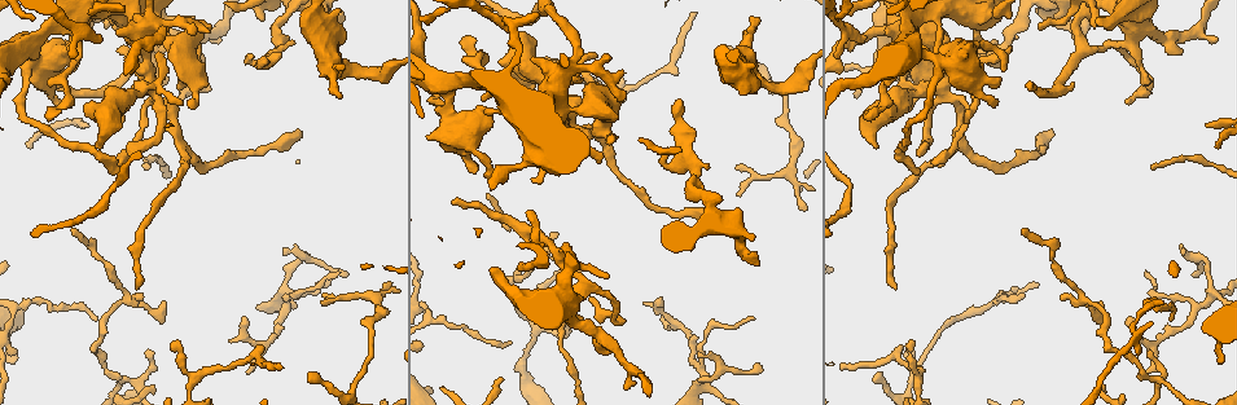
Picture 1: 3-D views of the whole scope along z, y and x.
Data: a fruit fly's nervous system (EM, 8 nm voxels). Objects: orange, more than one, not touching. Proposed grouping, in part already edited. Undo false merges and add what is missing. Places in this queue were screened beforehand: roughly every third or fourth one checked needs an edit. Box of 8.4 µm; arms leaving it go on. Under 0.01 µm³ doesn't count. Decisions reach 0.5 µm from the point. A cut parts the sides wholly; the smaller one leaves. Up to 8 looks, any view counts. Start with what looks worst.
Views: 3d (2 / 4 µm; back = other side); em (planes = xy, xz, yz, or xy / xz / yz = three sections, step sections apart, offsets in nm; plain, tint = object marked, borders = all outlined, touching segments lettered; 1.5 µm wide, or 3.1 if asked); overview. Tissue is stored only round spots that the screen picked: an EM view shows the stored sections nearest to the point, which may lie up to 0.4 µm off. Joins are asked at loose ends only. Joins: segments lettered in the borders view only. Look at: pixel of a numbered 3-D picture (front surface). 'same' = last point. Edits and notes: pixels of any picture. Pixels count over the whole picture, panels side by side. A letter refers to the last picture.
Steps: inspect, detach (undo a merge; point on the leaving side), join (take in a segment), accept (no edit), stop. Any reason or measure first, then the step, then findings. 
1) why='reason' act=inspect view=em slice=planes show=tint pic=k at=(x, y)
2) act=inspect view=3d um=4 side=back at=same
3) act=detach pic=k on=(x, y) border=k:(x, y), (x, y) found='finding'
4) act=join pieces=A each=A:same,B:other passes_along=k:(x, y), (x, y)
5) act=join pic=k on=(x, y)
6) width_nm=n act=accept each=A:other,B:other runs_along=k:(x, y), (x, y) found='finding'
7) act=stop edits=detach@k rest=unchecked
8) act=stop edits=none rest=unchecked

why='three arms meet' act=inspect view=3d um=2 pic=1 at=(1160, 380)

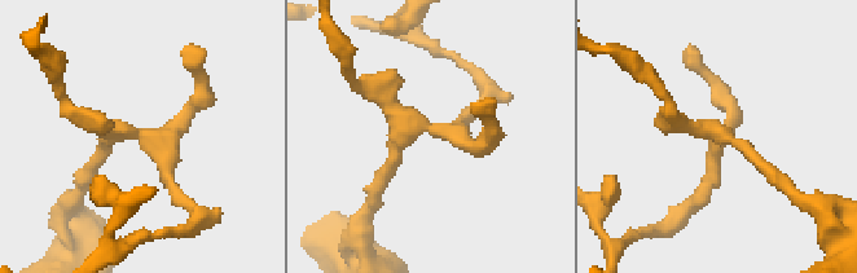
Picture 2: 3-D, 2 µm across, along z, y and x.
why='now the EM' act=inspect view=em slice=planes show=tint pic=2 at=(400, 140)

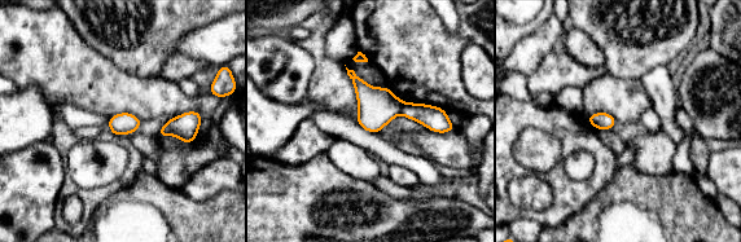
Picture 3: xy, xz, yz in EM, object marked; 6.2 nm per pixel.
act=inspect view=em slice=planes show=borders at=same

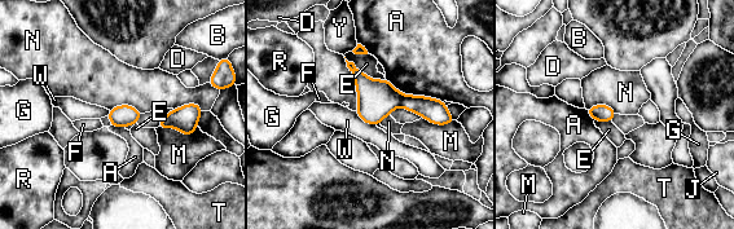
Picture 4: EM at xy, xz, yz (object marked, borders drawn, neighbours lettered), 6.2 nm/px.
act=detach pic=4 on=(434, 110) each=A:other,B:other,D:other,E:other,F:other,G:other,J:other,M:other,N:other,R:other,T:other,W:other,Y:other border=4:(404, 96), (399, 105) found='a second neuron is stuck on'

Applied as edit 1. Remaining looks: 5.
act=inspect view=3d um=4 side=back pic=1 at=(203, 35)

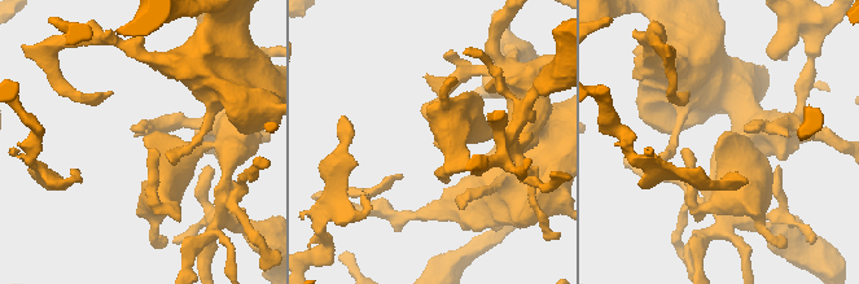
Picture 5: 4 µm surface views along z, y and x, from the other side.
why='shape alone is not enough' act=inspect view=em slice=yz step=4 show=borders pic=5 at=(434, 140)

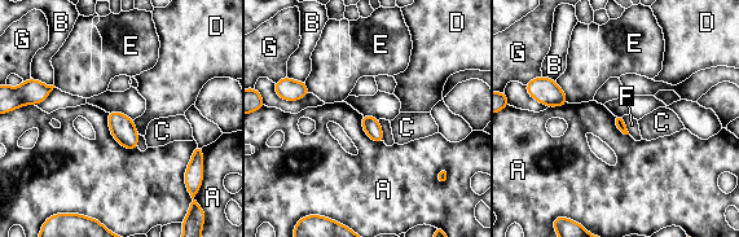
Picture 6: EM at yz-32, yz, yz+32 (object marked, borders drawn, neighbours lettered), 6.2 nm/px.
act=inspect view=em slice=planes show=borders at=same

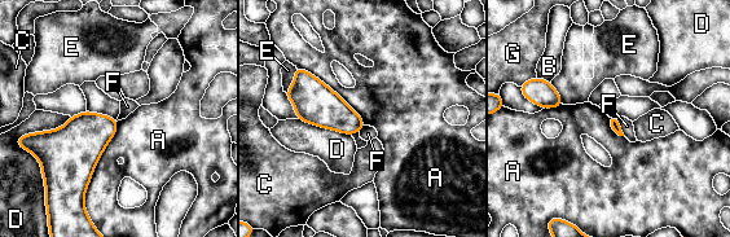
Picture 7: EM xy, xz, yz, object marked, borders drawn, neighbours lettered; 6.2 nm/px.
act=accept each=A:other,B:other,C:other,D:other,E:other,F:other,G:other border=7:(118, 121), (91, 178), (84, 207) found='none of them fits'

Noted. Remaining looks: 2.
why='free end' act=inspect view=3d um=4 side=back pic=1 at=(173, 342)

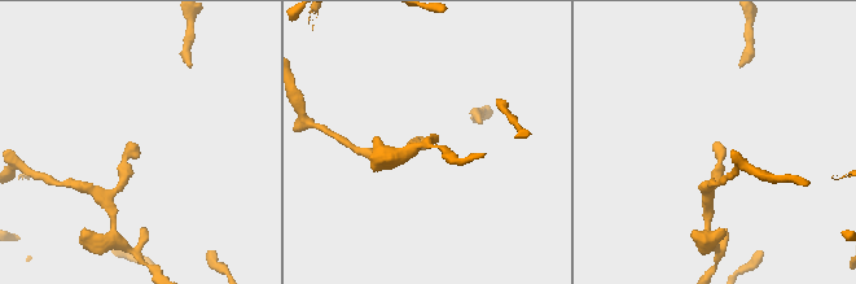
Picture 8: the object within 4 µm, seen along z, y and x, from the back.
act=inspect view=em slice=xy step=4 show=borders pic=8 at=(131, 141)

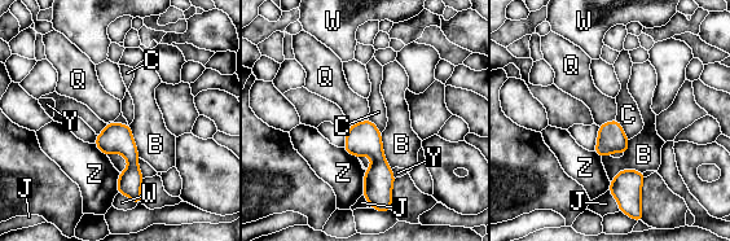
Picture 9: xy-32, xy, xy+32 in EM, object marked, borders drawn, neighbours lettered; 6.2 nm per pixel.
act=accept each=B:other,C:other,J:other,Q:other,W:other,Y:other,Z:other border=9:(368, 118), (351, 125) found='no lettered segment goes on from it'

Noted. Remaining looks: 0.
act=stop edits=detach@4 rest=unchecked

